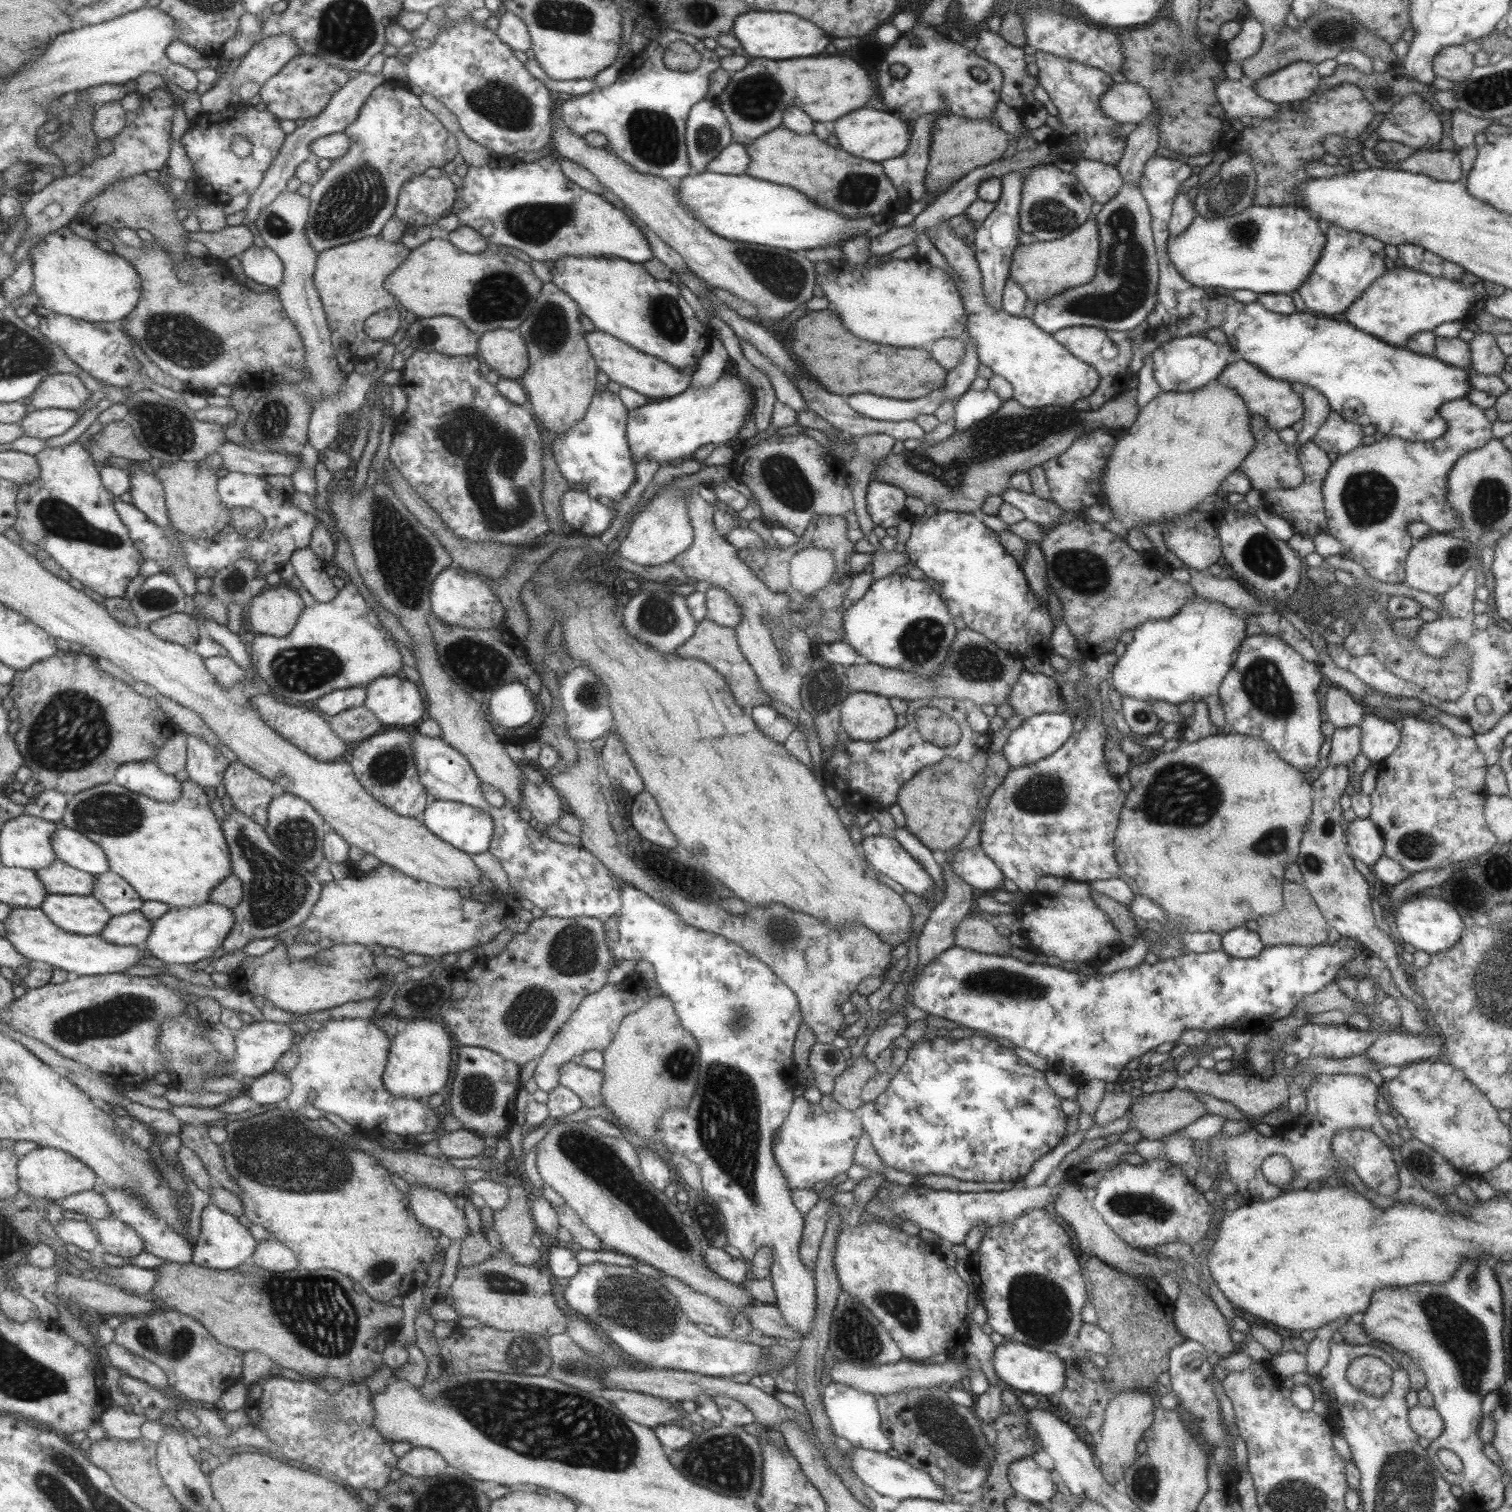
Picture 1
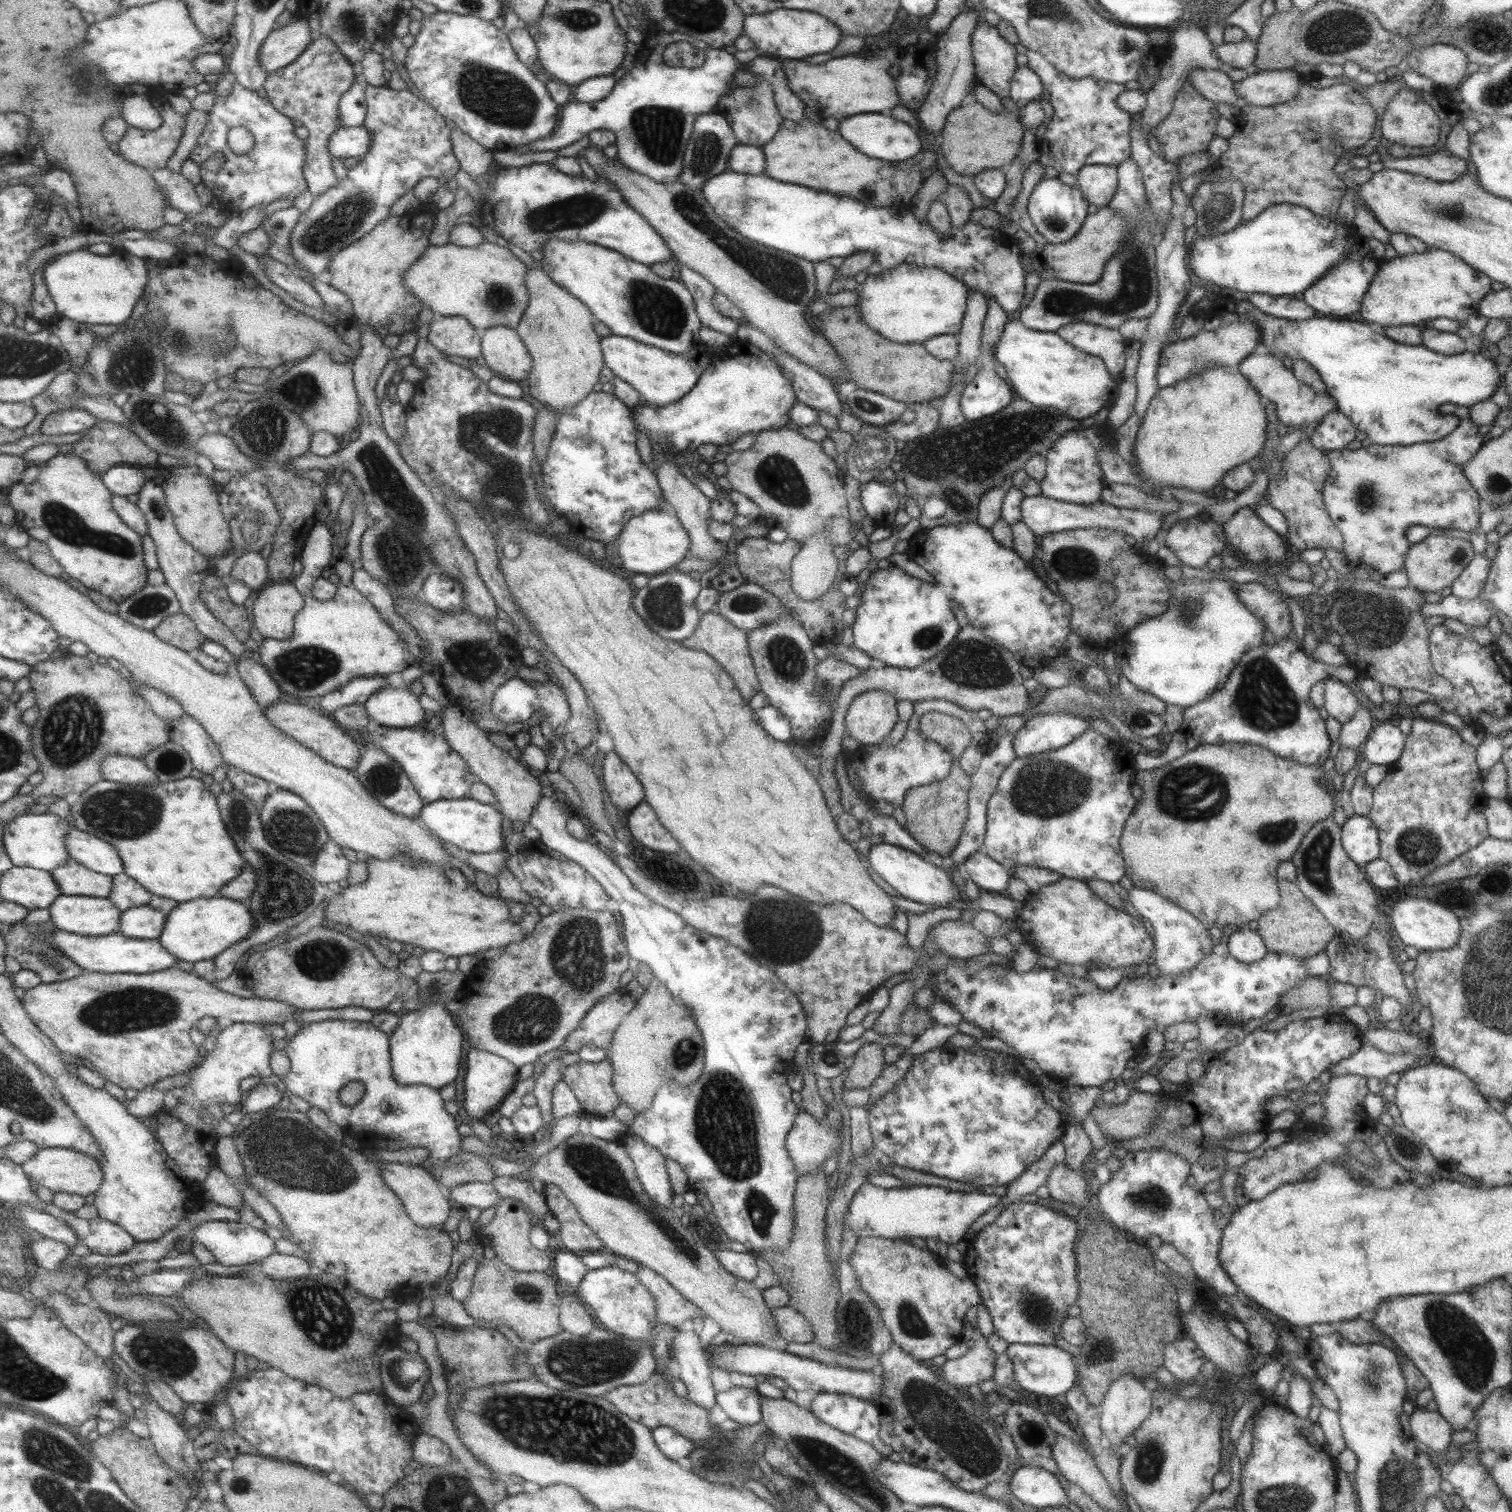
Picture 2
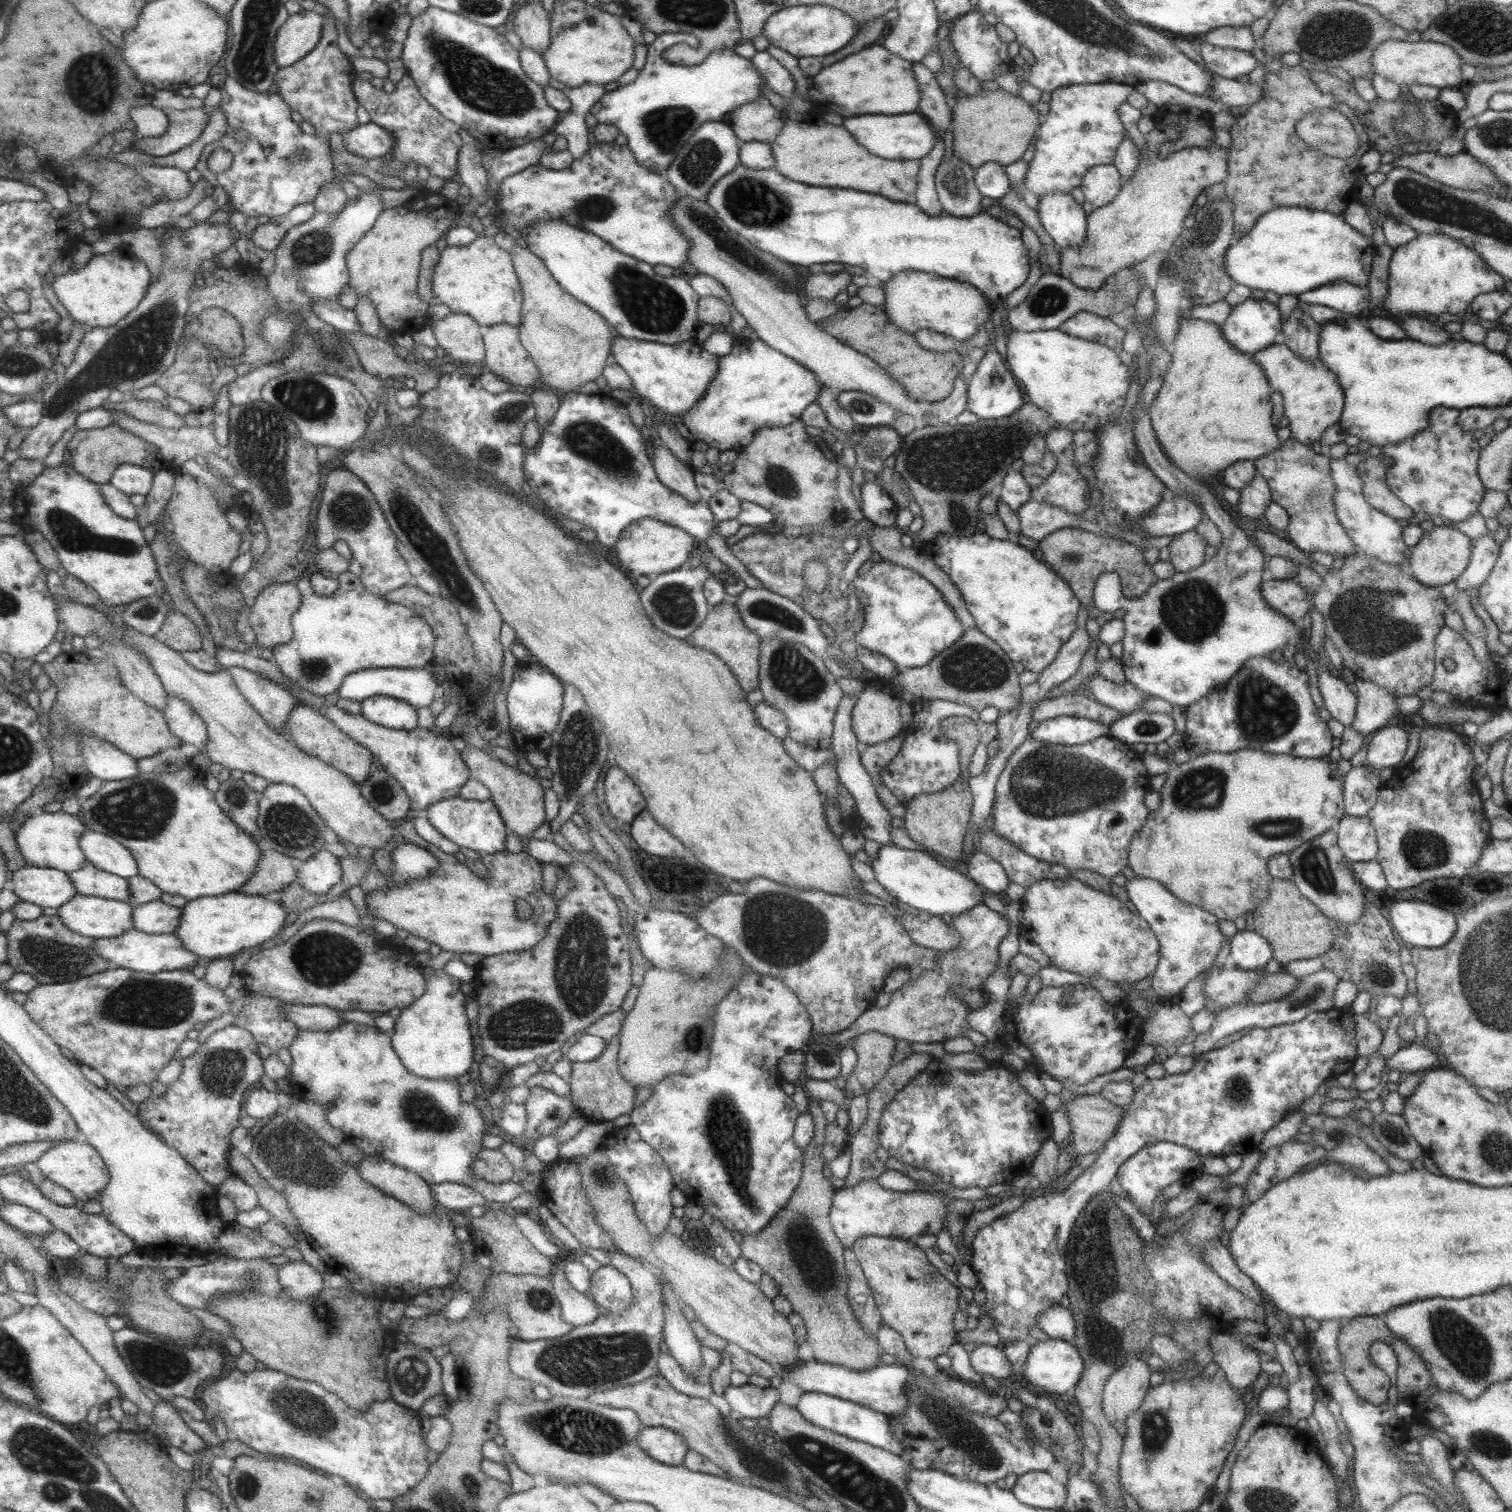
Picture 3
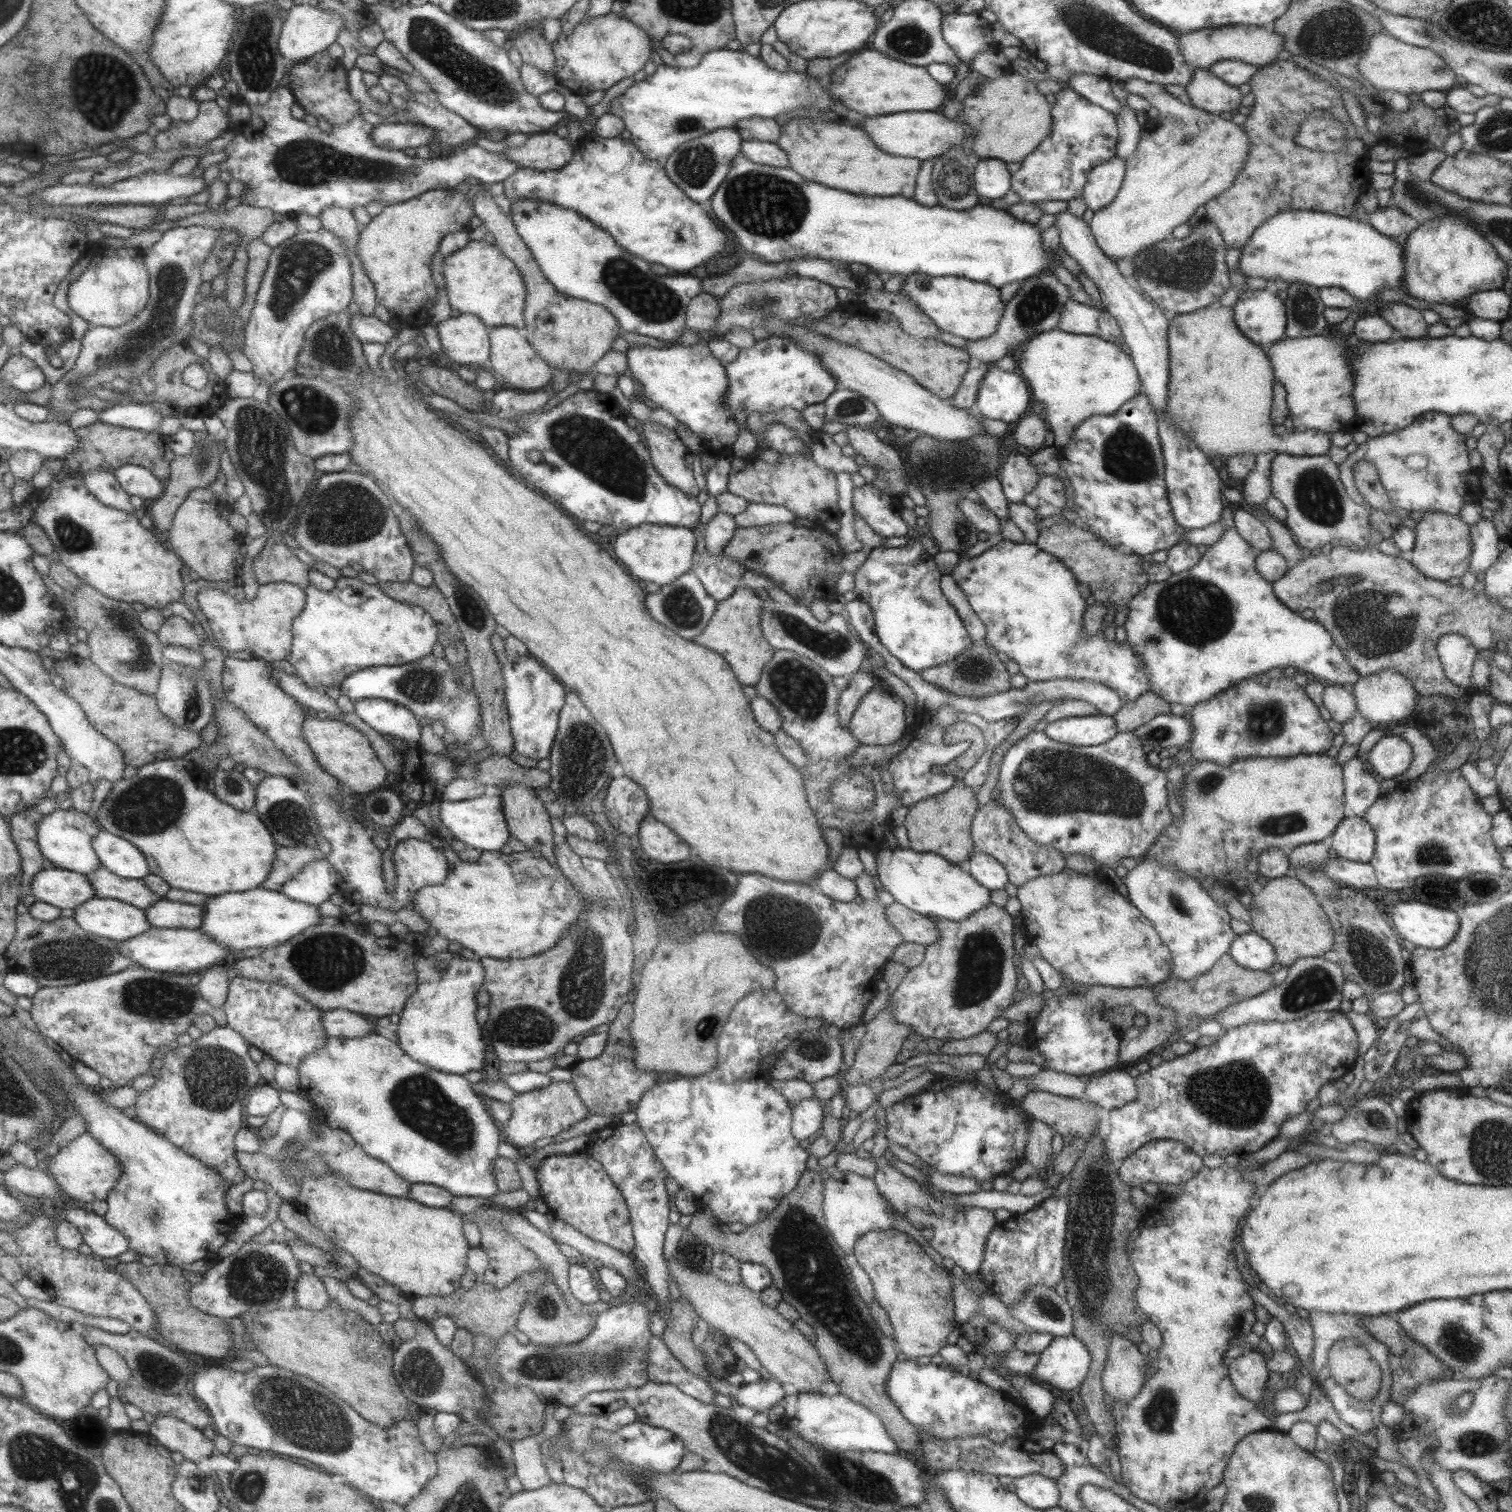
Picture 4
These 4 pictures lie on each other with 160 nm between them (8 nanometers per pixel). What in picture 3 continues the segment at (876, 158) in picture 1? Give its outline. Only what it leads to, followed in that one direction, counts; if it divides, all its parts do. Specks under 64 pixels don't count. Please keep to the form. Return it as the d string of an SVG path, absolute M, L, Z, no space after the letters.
M917 112L899 114L899 116L853 116L843 120L845 130L861 144L869 154L881 156L887 160L915 160L925 156L932 149L934 130L925 118Z

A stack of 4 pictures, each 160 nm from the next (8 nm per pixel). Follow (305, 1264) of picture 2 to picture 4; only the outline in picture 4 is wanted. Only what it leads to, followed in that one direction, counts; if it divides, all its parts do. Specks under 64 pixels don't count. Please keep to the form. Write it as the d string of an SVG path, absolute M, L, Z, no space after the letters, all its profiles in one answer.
M303 1274L297 1283L296 1304L307 1310L323 1310L331 1300L324 1280L313 1274Z

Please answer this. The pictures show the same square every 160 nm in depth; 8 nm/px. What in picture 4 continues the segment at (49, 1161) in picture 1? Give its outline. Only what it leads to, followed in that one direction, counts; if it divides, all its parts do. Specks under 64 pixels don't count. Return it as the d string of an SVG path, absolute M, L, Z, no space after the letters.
M88 1132L71 1141L69 1146L49 1153L42 1165L57 1180L69 1200L75 1204L89 1202L93 1204L106 1200L124 1175L124 1169L121 1168L117 1157Z

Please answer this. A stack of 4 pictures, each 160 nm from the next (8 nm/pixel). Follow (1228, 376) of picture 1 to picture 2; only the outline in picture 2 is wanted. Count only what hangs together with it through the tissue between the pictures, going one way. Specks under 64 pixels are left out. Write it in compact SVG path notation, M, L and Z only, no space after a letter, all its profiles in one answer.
M1251 354L1235 369L1241 373L1256 388L1257 394L1265 402L1272 402L1279 425L1294 426L1301 429L1306 436L1310 437L1313 428L1320 423L1321 417L1330 410L1337 409L1335 401L1326 392L1313 392L1306 384L1293 376L1292 370L1287 370L1278 357L1269 355L1257 356Z

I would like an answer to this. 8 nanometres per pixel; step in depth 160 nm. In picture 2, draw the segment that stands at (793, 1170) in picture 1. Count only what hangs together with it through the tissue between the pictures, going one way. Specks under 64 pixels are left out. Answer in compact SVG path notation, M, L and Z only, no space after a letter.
M801 1107L798 1108L791 1128L788 1128L784 1140L787 1156L793 1163L797 1177L805 1176L808 1172L813 1172L822 1167L821 1164L829 1156L834 1156L834 1152L839 1153L839 1144L841 1144L840 1130L834 1131L825 1121L823 1123L816 1121L813 1116Z

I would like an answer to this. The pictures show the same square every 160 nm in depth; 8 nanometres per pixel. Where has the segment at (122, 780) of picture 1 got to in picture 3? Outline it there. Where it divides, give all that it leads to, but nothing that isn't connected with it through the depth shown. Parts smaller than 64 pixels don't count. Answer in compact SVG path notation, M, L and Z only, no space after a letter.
M87 735L81 746L81 753L85 756L92 778L102 783L133 779L140 774L137 757L109 742L99 742L97 738L89 738Z

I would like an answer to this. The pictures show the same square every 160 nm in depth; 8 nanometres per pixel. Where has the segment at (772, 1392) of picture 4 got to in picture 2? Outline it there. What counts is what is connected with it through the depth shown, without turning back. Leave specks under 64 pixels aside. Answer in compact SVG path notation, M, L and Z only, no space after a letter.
M732 1386L716 1393L716 1403L729 1420L742 1425L754 1425L761 1419L760 1394L756 1389Z

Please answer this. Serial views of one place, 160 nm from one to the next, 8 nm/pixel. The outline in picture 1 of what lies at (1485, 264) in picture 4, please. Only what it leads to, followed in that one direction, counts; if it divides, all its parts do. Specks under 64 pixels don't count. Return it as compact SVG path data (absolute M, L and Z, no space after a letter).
M1401 266L1393 270L1385 270L1383 276L1379 276L1373 281L1363 294L1341 313L1343 316L1340 319L1345 320L1357 330L1366 332L1391 346L1404 347L1407 339L1416 332L1432 331L1435 326L1439 326L1442 322L1455 322L1455 320L1466 322L1470 320L1478 310L1484 308L1487 298L1483 281L1469 272L1461 276L1461 279L1451 281Z

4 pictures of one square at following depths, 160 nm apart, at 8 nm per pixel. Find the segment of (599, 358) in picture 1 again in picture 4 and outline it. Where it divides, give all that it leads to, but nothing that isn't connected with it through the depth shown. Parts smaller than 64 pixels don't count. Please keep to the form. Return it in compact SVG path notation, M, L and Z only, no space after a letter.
M705 341L688 346L673 343L665 348L632 345L628 346L625 359L632 378L641 384L643 394L656 408L669 411L700 440L707 442L715 454L730 454L739 427L733 421L733 414L724 406L725 368L711 355Z

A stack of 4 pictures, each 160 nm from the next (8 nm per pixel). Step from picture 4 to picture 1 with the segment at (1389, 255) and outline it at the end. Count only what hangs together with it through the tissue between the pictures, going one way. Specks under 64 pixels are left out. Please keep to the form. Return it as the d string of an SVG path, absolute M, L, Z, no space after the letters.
M1251 205L1233 216L1207 220L1196 215L1191 224L1177 238L1168 236L1167 257L1175 271L1194 287L1221 286L1229 290L1244 289L1259 294L1286 294L1295 292L1299 284L1311 272L1325 246L1325 234L1321 234L1317 221L1301 207Z

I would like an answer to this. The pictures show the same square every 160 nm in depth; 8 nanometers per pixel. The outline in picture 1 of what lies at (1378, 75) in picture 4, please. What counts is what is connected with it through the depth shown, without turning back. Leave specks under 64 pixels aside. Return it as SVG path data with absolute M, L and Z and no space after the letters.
M1451 45L1442 48L1432 60L1433 72L1453 83L1469 76L1473 67L1472 49L1464 45Z

